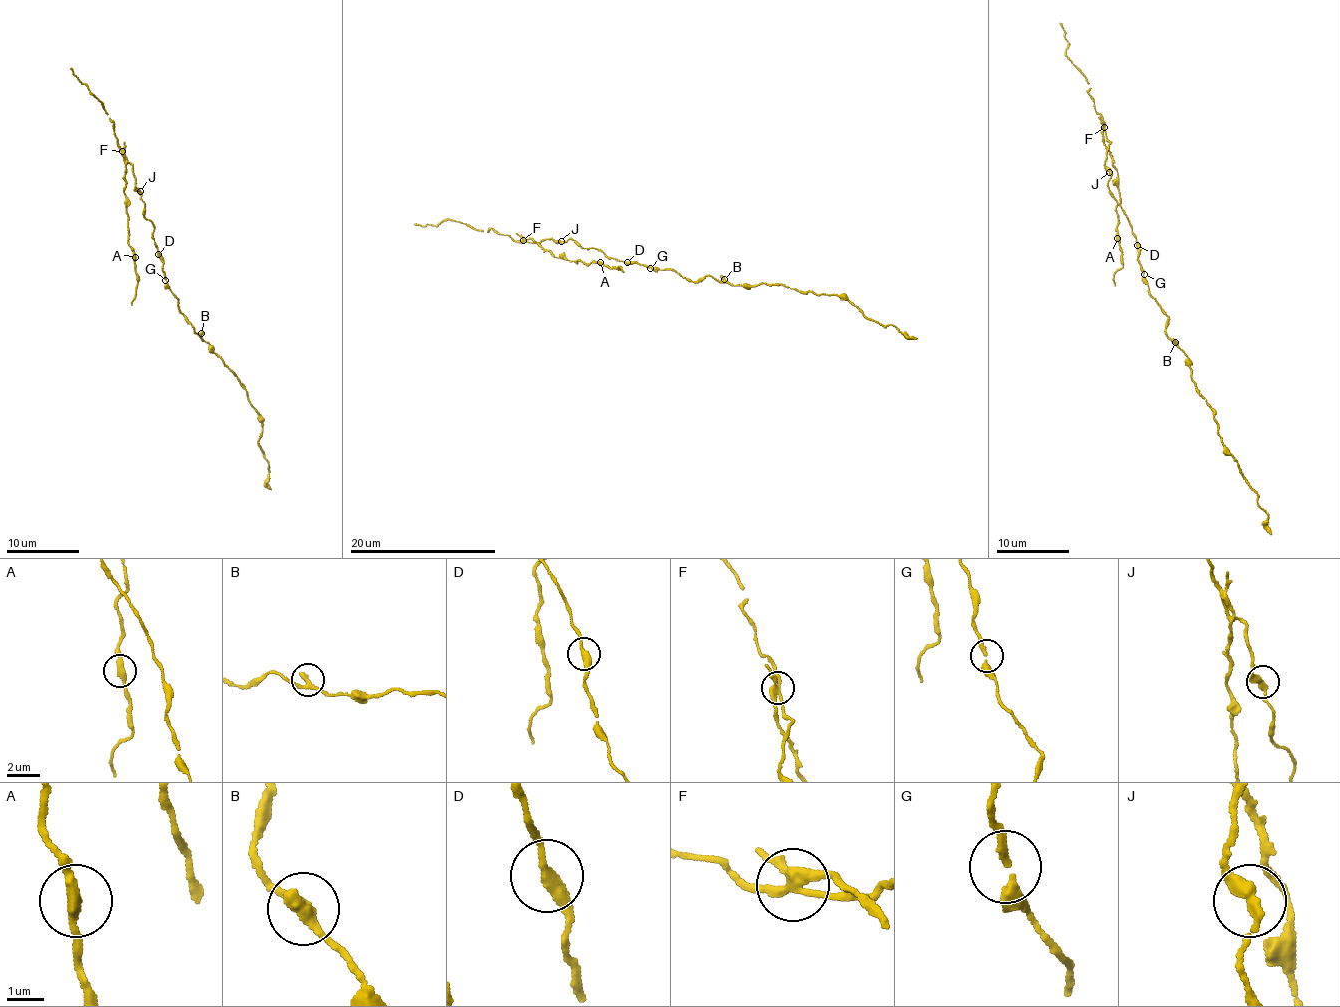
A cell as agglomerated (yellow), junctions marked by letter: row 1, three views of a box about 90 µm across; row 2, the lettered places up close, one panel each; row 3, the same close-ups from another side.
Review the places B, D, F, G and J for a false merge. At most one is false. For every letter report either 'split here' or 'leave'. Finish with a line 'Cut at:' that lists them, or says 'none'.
B: leave
D: leave
F: split here
G: leave
J: leave
Cut at: F

